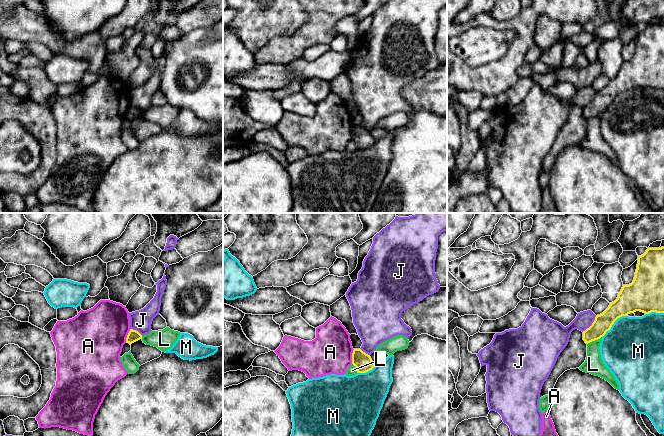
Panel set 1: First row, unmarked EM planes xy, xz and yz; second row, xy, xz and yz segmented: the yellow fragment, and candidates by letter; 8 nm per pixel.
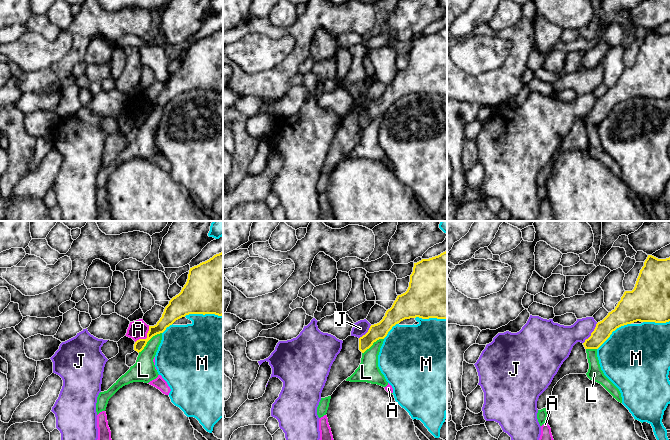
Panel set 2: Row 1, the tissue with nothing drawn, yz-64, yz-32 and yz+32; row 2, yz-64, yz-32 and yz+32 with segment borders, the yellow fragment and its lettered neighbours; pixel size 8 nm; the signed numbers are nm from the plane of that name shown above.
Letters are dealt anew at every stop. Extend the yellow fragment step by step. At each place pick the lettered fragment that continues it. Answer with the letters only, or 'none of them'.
none of them

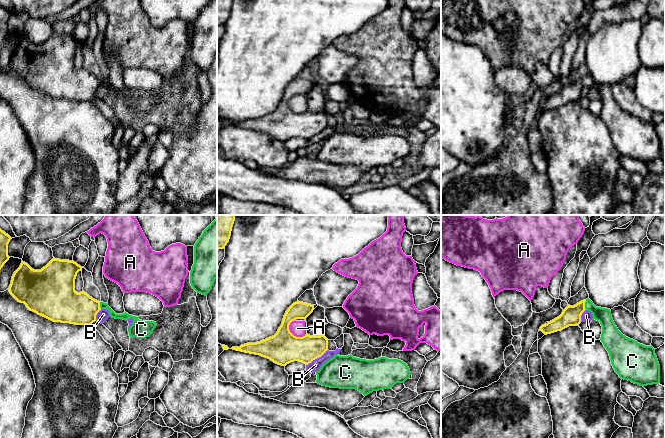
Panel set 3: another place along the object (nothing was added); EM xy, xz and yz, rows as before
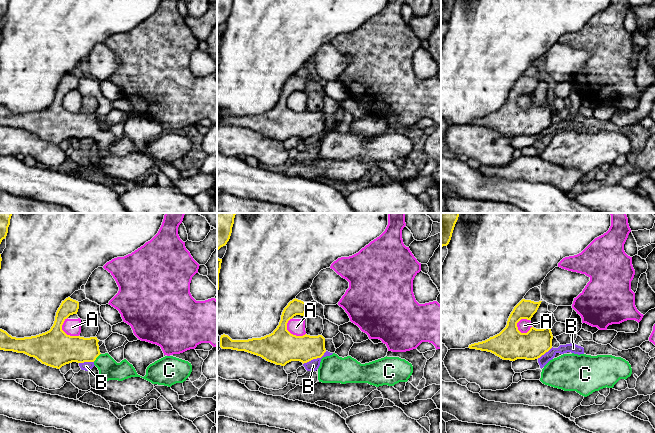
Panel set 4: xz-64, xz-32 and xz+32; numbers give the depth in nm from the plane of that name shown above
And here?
C

